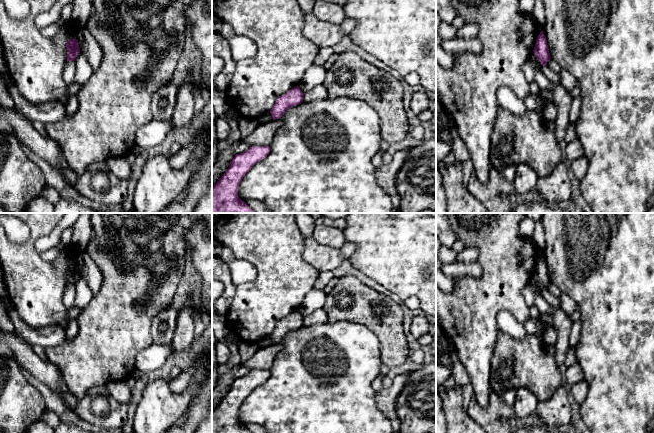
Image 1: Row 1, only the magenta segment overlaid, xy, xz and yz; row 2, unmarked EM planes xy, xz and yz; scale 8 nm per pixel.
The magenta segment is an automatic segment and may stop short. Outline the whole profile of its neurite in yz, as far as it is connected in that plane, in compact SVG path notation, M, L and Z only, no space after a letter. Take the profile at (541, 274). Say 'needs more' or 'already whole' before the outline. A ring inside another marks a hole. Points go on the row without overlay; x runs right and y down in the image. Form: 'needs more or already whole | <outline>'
already whole | M543 255L540 256L538 262L536 263L533 276L543 290L546 290L547 286L551 283L547 264Z

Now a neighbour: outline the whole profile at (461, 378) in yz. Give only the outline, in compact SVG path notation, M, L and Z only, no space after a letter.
M444 333L441 336L440 340L437 342L438 347L442 348L447 357L452 361L452 376L455 380L456 385L462 387L470 383L468 374L460 361L458 351L453 345L453 342L446 336Z

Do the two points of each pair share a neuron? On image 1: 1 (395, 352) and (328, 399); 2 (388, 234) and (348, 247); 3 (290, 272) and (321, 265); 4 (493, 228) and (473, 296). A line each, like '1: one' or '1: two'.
1: two
2: two
3: two
4: one

